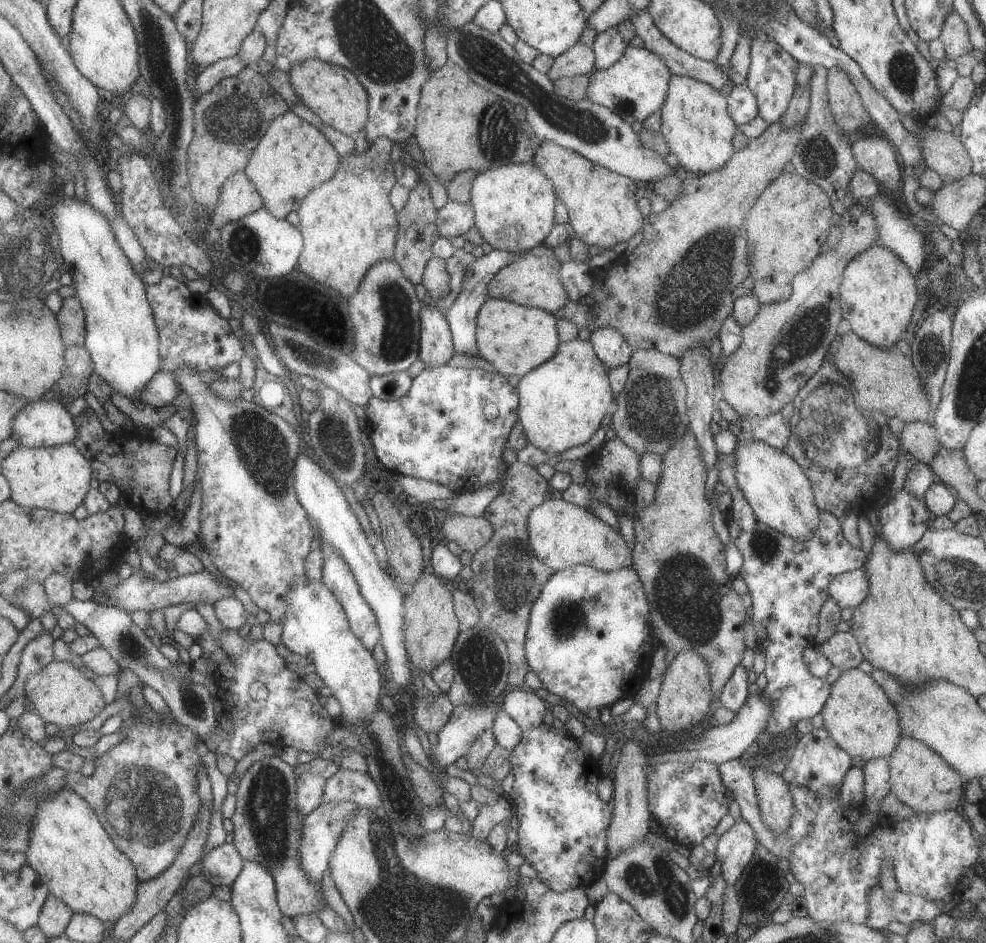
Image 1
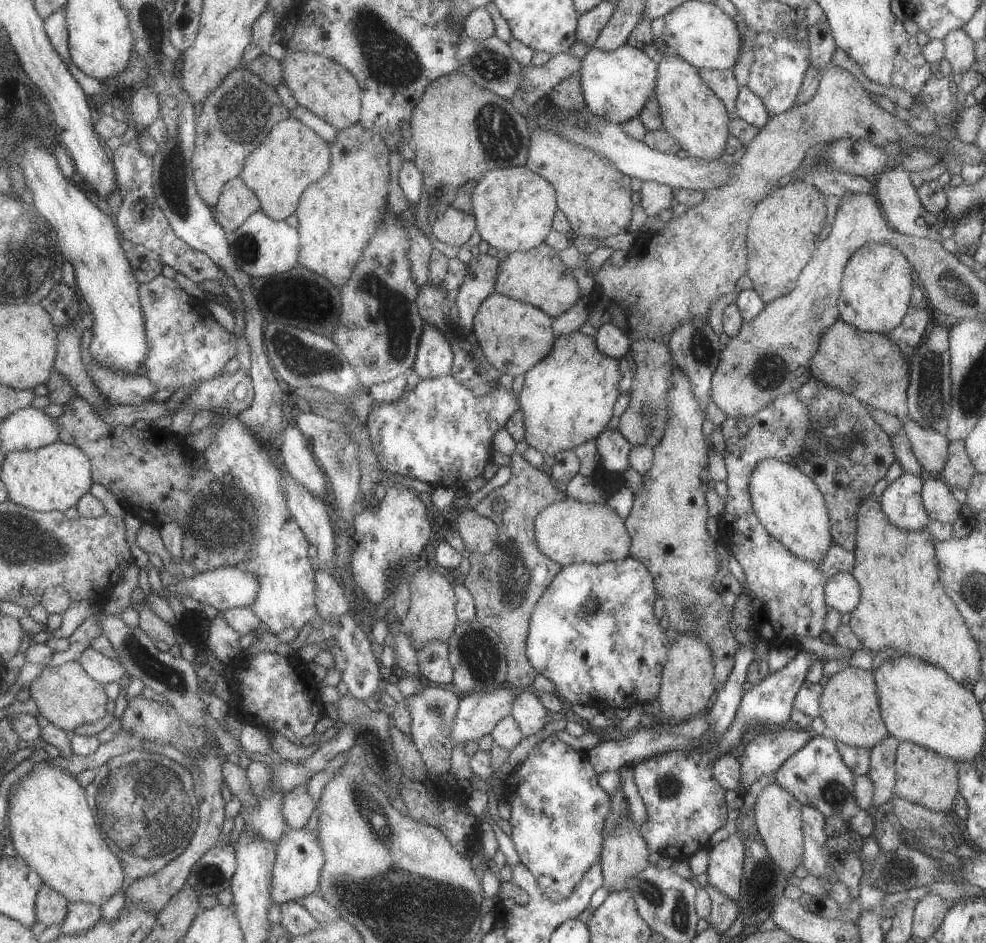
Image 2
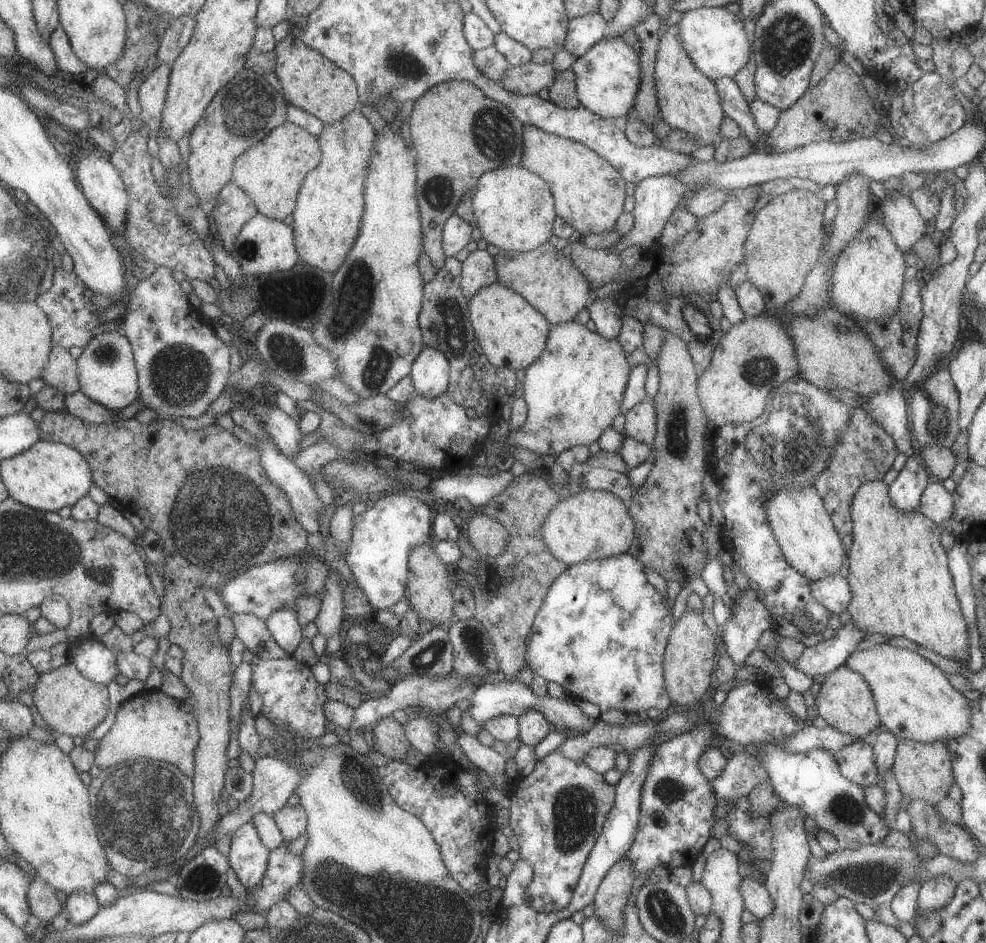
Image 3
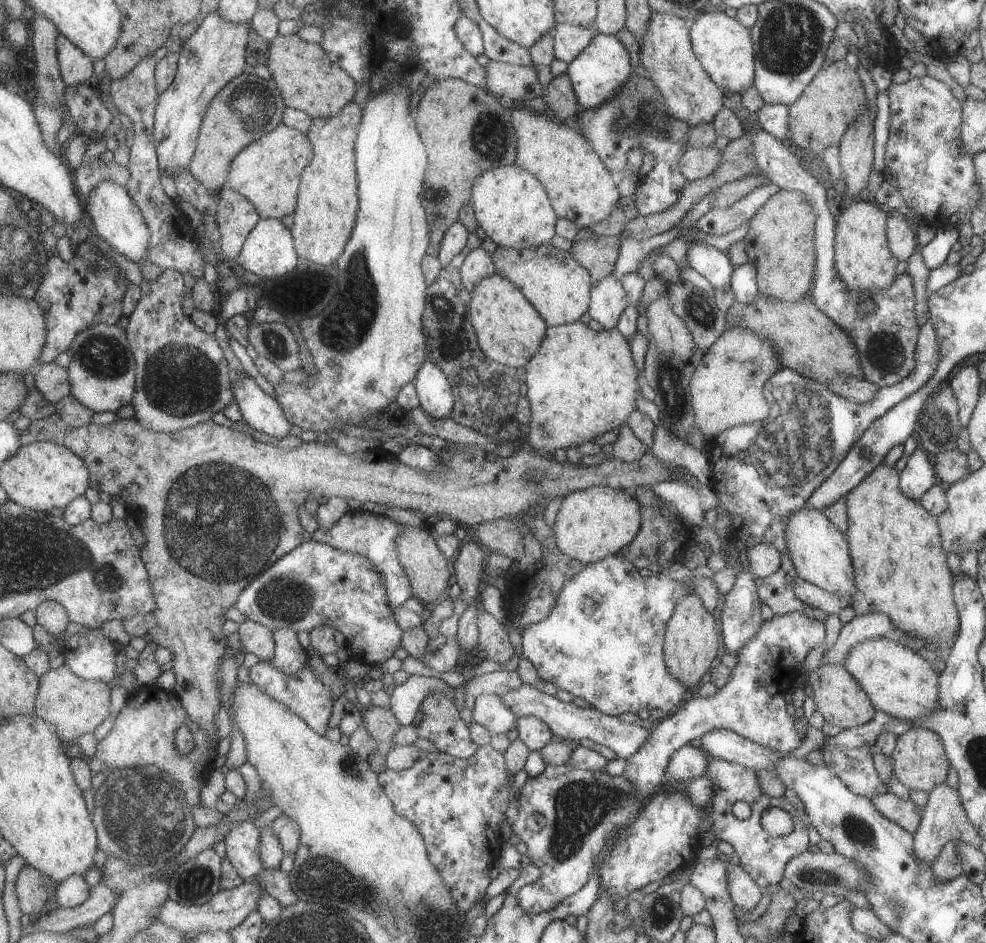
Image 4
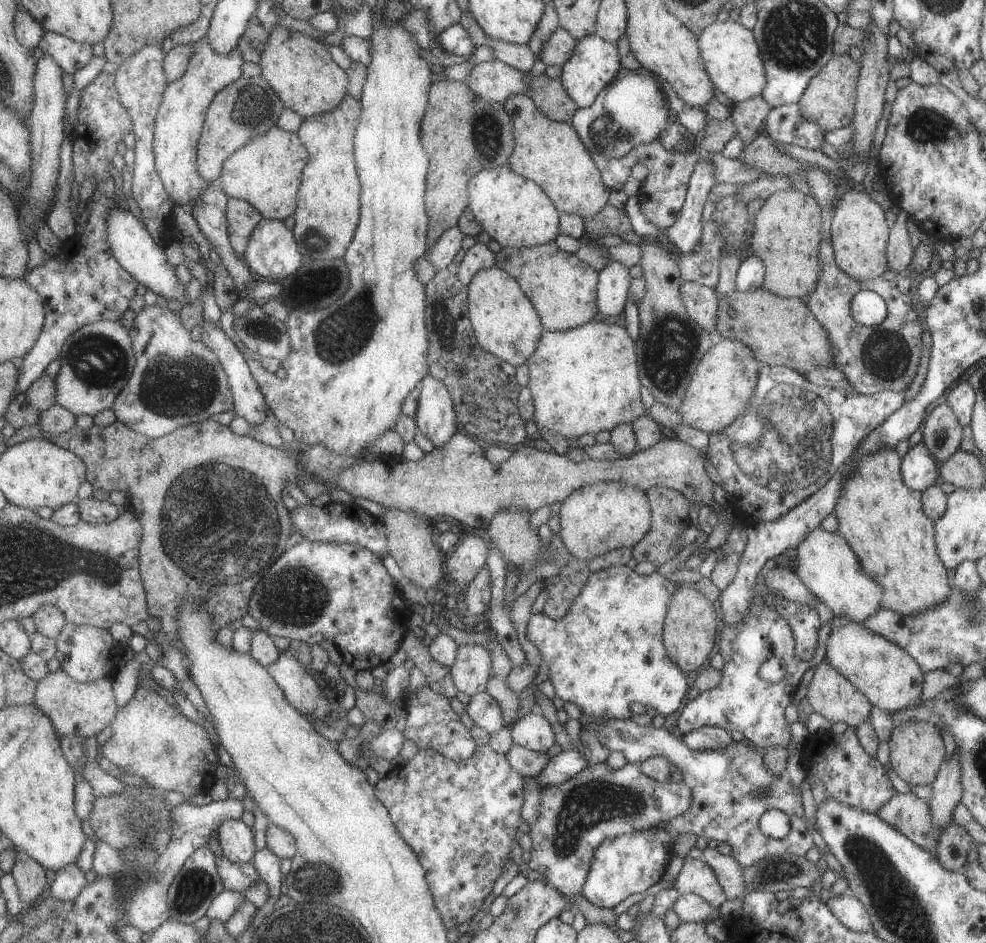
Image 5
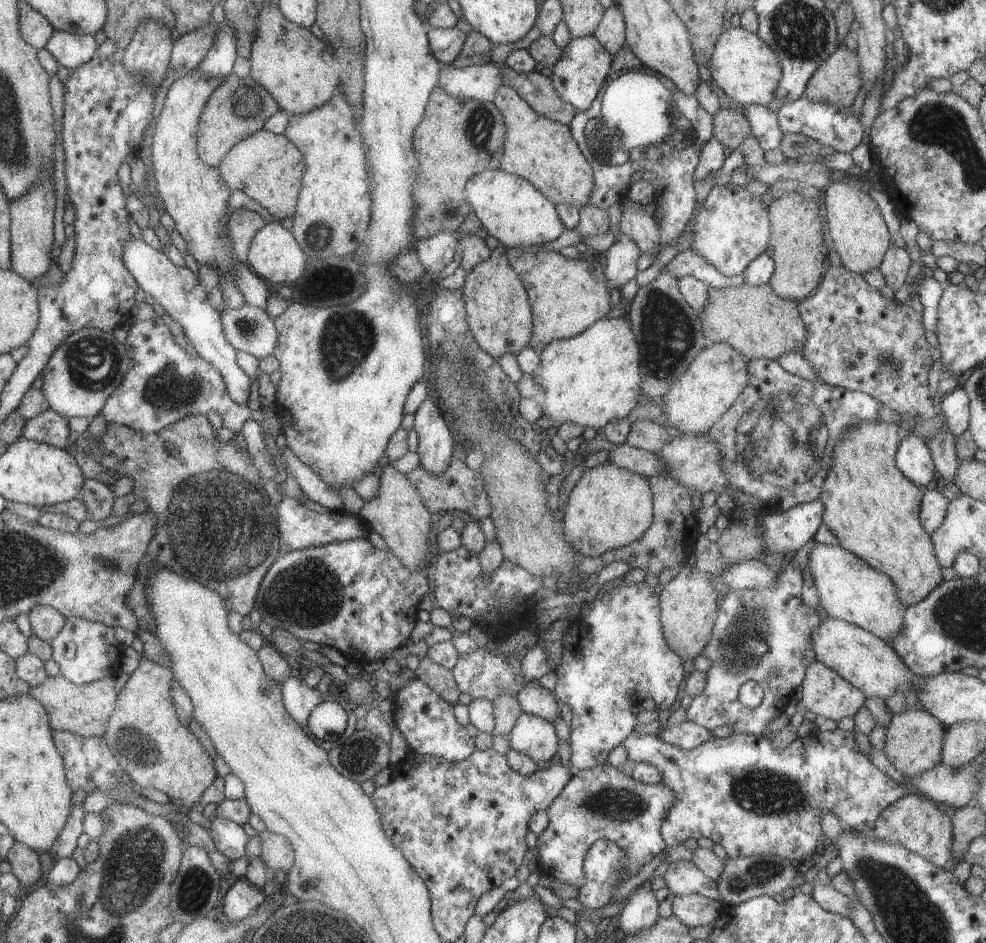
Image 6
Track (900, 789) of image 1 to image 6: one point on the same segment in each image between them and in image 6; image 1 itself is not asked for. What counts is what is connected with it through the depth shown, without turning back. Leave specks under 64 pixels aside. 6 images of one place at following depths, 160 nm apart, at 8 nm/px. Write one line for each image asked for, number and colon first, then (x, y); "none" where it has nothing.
2: (922, 777)
3: (923, 772)
4: (919, 762)
5: (916, 750)
6: (913, 741)

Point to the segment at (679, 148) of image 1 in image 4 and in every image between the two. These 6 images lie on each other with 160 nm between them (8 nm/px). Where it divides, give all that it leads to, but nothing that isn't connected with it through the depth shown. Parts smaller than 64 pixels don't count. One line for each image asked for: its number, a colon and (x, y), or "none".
2: (690, 112)
3: (687, 100)
4: (666, 56)

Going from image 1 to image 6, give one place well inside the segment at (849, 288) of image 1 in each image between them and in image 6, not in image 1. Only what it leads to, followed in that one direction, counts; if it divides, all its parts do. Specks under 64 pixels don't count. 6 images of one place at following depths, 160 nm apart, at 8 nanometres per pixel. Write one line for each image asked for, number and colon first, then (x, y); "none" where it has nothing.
2: (874, 293)
3: (866, 281)
4: (862, 260)
5: (858, 231)
6: (860, 238)

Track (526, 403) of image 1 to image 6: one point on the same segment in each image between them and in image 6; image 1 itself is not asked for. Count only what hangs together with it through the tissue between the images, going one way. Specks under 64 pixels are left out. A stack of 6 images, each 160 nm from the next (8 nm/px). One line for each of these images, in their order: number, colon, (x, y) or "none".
2: (567, 398)
3: (572, 392)
4: (580, 383)
5: (585, 379)
6: (593, 377)

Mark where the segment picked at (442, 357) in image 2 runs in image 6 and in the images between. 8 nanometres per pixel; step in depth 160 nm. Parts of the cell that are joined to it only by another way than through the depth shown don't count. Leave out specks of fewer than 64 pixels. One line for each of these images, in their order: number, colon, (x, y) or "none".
3: (429, 373)
4: (434, 394)
5: (435, 418)
6: (434, 450)

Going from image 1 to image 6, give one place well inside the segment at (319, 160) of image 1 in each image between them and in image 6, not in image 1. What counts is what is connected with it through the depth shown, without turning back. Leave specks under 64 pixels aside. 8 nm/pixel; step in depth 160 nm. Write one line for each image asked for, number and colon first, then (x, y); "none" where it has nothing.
2: (292, 156)
3: (271, 173)
4: (267, 172)
5: (265, 172)
6: (267, 168)

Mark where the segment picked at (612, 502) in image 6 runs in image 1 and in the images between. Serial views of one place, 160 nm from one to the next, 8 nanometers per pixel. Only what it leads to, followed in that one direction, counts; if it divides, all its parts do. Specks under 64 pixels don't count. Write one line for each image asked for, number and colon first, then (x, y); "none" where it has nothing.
1: (561, 534)
2: (567, 532)
3: (593, 524)
4: (591, 524)
5: (594, 519)

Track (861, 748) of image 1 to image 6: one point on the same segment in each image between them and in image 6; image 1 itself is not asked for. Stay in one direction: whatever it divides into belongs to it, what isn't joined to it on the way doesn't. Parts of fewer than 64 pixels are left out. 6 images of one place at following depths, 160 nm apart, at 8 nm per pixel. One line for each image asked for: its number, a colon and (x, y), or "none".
2: (849, 706)
3: (844, 702)
4: (839, 699)
5: (831, 695)
6: (824, 693)

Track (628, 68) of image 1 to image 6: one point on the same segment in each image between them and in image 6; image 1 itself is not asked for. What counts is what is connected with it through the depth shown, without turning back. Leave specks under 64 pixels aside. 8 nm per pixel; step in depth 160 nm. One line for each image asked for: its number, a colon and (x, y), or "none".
2: (615, 85)
3: (607, 76)
4: (596, 74)
5: (593, 64)
6: (584, 68)

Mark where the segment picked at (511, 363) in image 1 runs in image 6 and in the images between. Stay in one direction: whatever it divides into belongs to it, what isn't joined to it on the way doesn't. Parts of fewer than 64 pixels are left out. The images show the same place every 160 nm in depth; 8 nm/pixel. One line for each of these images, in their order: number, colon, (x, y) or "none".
2: (513, 336)
3: (511, 334)
4: (508, 330)
5: (505, 324)
6: (498, 313)

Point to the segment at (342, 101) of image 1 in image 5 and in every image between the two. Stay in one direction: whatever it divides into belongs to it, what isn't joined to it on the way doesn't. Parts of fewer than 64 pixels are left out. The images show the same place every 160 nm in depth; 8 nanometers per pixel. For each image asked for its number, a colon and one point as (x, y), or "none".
2: (324, 87)
3: (308, 81)
4: (307, 80)
5: (299, 68)

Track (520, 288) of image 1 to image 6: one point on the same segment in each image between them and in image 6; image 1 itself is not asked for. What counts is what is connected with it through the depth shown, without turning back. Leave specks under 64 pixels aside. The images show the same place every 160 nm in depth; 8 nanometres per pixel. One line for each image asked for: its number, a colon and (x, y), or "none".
2: (537, 277)
3: (543, 277)
4: (558, 288)
5: (562, 288)
6: (566, 296)

